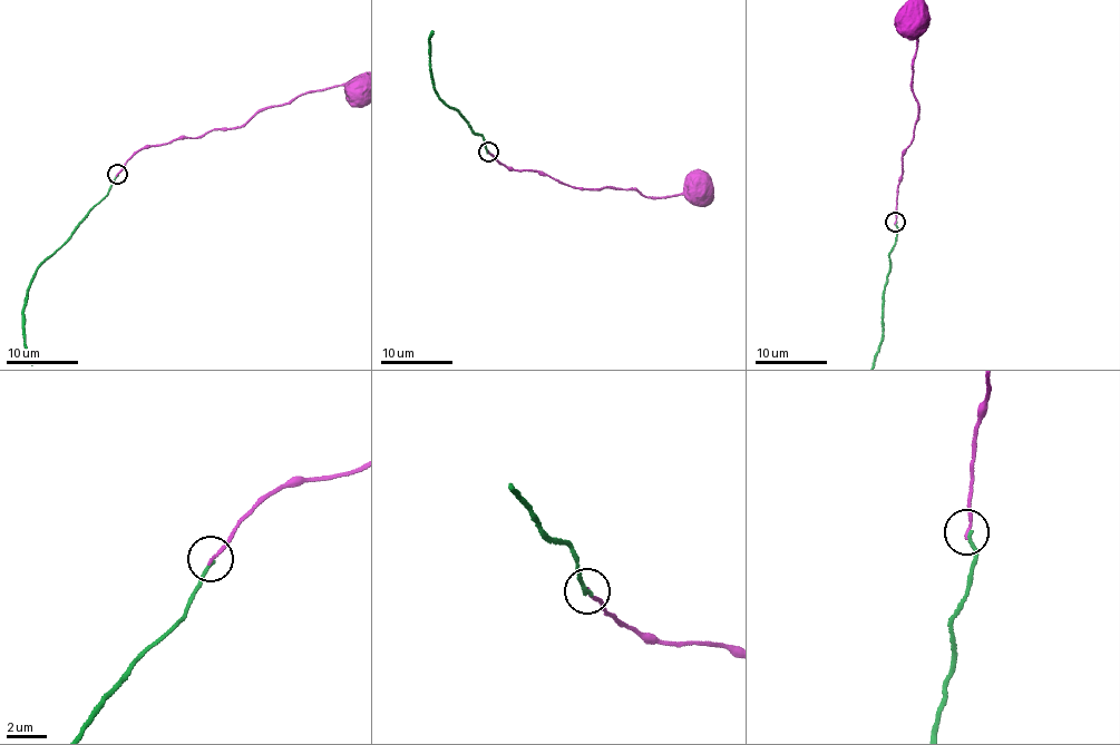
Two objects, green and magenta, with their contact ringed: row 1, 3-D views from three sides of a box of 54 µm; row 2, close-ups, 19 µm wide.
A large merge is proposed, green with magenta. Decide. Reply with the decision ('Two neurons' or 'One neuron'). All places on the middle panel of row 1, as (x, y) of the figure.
Two neurons

